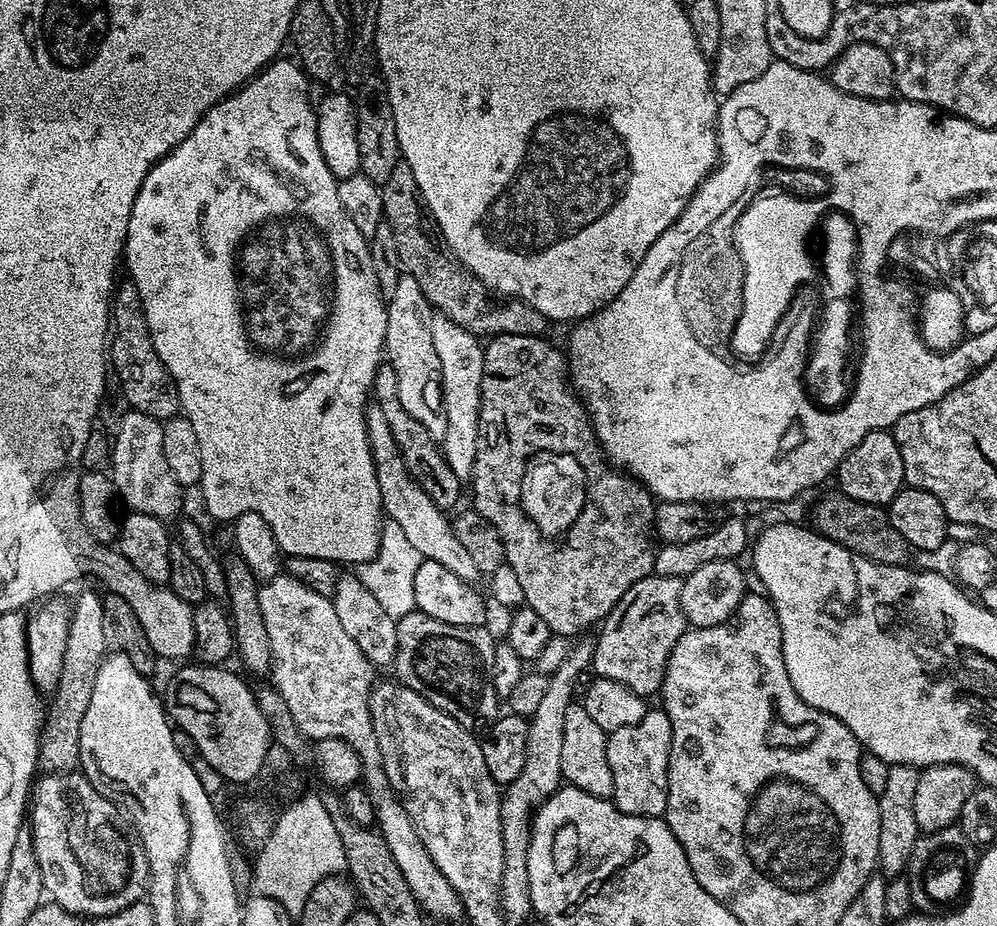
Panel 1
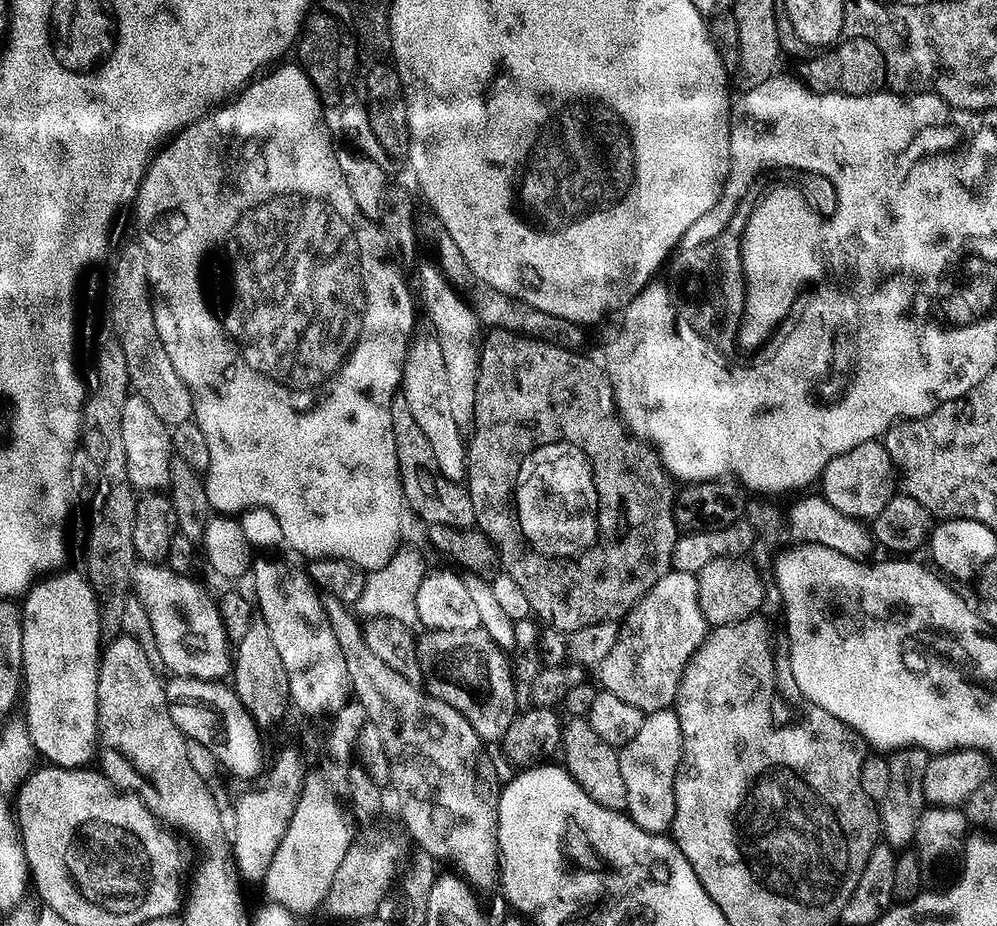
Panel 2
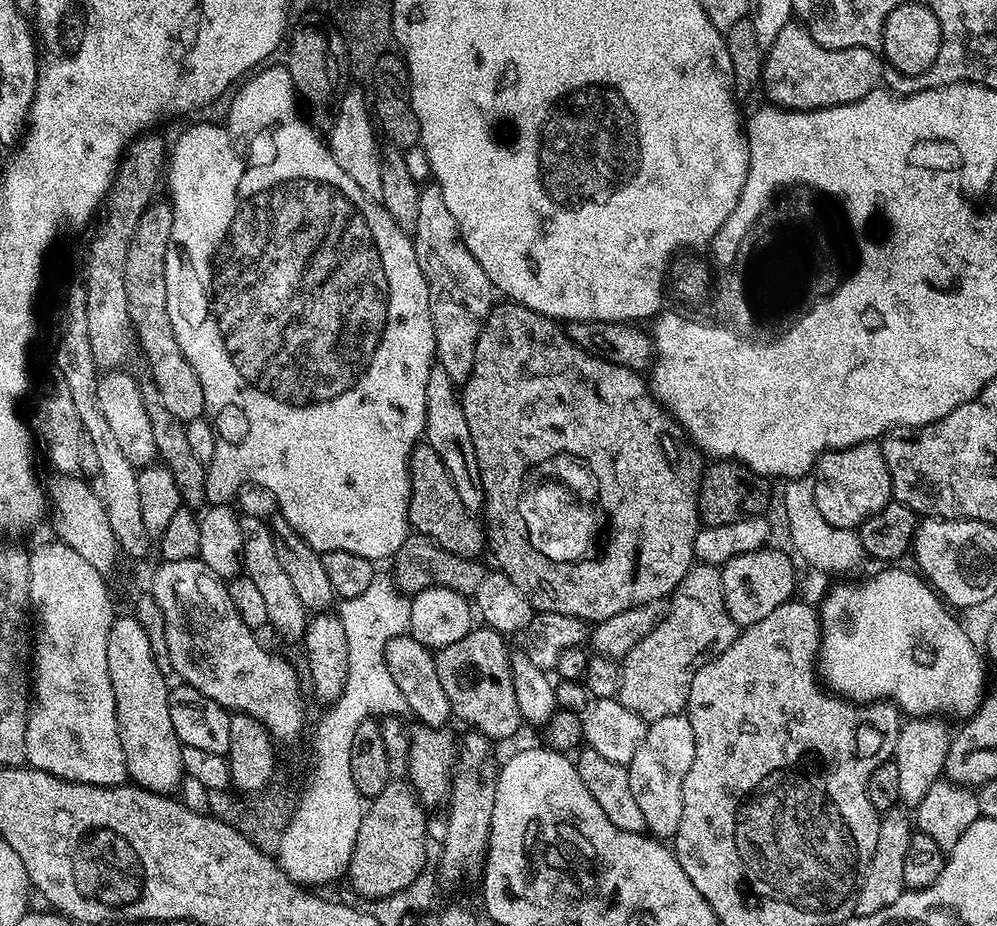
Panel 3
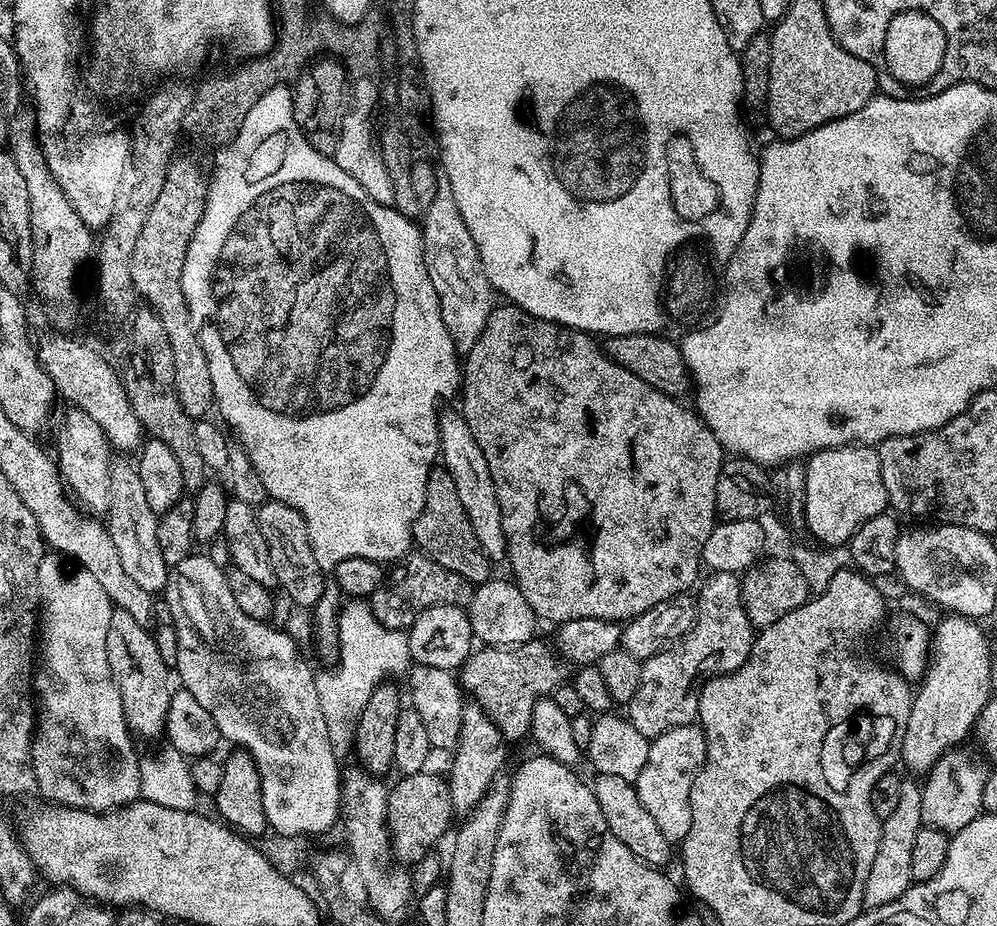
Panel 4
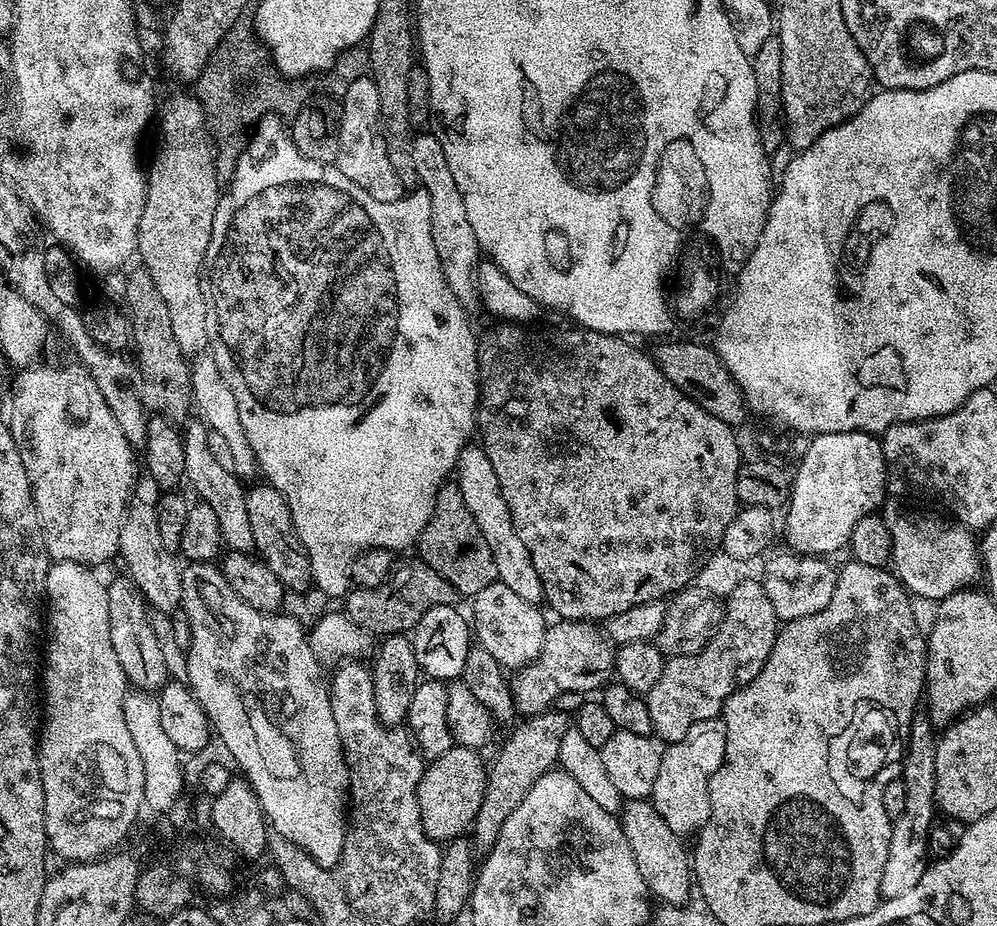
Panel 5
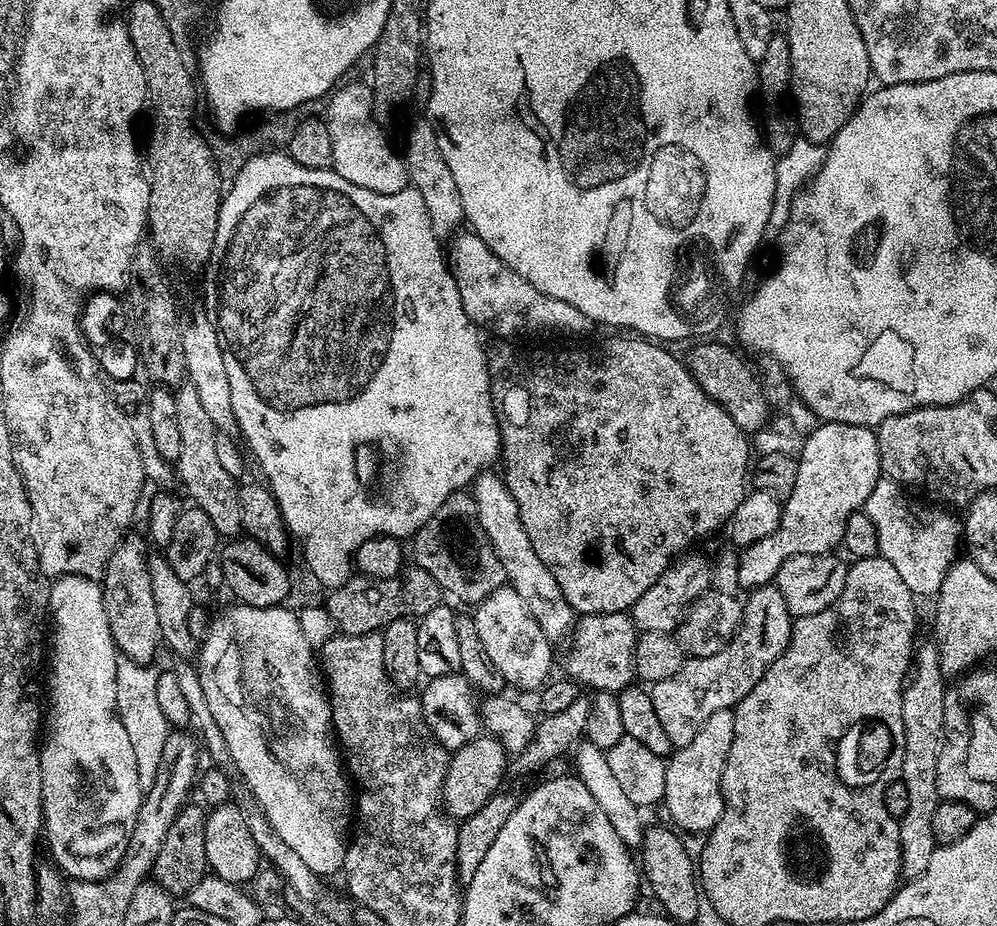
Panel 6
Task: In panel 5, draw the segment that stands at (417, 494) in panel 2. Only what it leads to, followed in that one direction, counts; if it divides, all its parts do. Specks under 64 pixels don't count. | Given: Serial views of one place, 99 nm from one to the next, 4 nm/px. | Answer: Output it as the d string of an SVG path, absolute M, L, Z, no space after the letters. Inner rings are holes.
M446 482L438 490L430 522L426 522L418 541L419 548L419 559L446 578L461 597L474 598L486 586L497 583L494 554L490 554L490 546L486 546L486 538L482 538L482 530L478 530L478 522L474 522L474 514L470 514L466 498L462 498L462 490L455 482Z

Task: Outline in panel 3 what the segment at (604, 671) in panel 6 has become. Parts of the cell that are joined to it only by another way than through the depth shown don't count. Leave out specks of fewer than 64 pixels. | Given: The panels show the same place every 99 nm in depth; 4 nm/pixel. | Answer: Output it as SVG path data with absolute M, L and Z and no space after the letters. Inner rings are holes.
M487 626L473 627L466 638L458 638L458 642L450 642L450 646L439 649L435 653L438 682L442 682L442 690L450 698L452 711L461 716L475 731L488 737L492 742L508 740L522 725L518 699L515 698L514 682L511 678L511 662L509 660L509 645L504 645L505 637L495 628Z

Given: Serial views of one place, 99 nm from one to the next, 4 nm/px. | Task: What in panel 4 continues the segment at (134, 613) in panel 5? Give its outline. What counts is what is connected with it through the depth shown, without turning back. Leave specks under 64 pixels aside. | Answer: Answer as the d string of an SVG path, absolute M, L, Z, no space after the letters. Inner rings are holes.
M116 608L113 611L112 617L110 618L110 630L106 630L106 650L108 651L108 657L110 658L110 670L112 671L112 677L114 678L114 682L118 686L118 690L120 691L120 697L122 698L122 710L124 711L124 722L129 733L132 732L136 736L141 736L144 740L152 740L155 736L163 737L165 735L164 731L164 723L166 722L166 718L168 717L168 711L170 710L170 698L173 694L173 689L171 687L168 688L168 672L170 676L170 668L164 665L164 658L160 654L160 648L156 645L156 640L150 634L151 631L147 627L139 625L138 622L134 622L133 618L130 618L130 615L127 614L126 611Z

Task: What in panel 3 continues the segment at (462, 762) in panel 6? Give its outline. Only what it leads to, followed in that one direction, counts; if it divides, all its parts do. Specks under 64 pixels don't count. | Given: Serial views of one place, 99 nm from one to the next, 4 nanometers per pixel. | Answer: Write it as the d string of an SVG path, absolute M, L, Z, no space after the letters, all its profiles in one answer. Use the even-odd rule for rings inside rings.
M400 778L389 779L386 790L371 797L370 803L364 809L362 826L358 826L358 838L354 842L354 850L346 873L346 880L352 883L352 888L358 895L369 896L369 901L375 902L384 896L406 890L422 874L424 864L427 862L426 842L430 837L427 814L429 813L421 804L420 797L413 791L412 785Z

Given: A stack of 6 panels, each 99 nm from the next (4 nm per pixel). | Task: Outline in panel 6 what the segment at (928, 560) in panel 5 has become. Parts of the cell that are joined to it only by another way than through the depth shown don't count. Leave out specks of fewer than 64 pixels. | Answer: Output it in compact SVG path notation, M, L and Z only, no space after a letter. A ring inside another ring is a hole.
M881 478L874 486L874 490L870 490L870 498L864 504L862 511L870 518L870 522L874 522L874 530L878 530L879 555L885 556L894 565L894 570L898 570L902 582L906 582L913 597L929 596L932 598L939 593L946 574L958 559L956 547L959 549L962 544L962 524L950 513L939 512L936 508L927 508L926 505L919 504L911 498L916 499L893 480Z

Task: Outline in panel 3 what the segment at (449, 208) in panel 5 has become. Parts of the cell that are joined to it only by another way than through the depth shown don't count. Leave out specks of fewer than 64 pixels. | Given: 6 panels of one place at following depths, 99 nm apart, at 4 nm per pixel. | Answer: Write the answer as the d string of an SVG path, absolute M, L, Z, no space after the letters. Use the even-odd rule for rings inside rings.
M420 188L418 222L411 237L414 250L418 254L418 262L422 266L422 274L428 283L436 335L436 359L453 384L463 385L474 366L478 334L484 329L488 313L494 307L492 283L486 270L482 270L474 254L464 245L458 222L454 222L454 214L450 214L440 188Z

